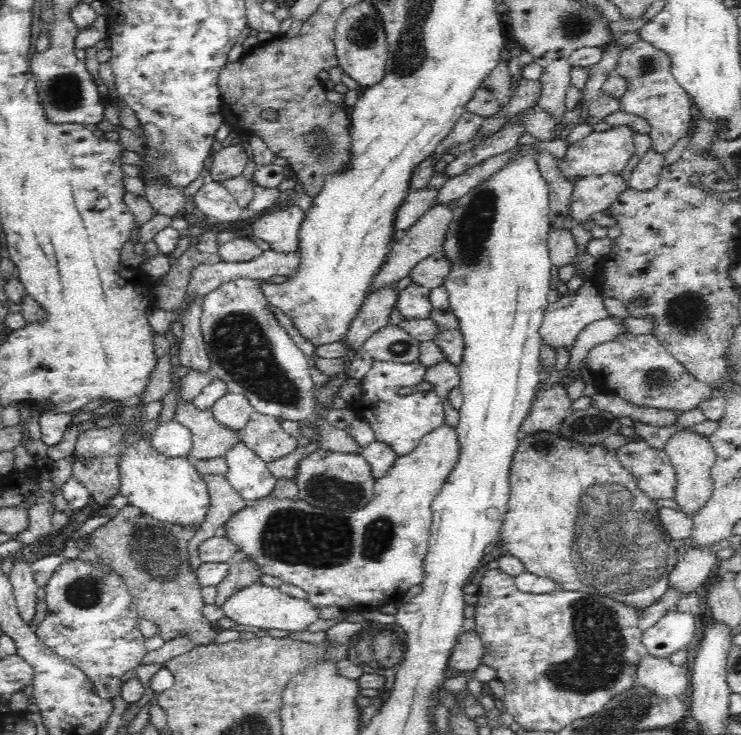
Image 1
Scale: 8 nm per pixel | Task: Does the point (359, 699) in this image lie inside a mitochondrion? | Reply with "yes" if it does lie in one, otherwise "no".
no

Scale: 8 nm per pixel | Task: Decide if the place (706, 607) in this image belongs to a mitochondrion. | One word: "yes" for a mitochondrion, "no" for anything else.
no

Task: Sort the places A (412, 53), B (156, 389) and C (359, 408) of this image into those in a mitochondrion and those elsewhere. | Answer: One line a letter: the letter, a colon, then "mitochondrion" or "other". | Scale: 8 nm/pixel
A: mitochondrion
B: other
C: other

